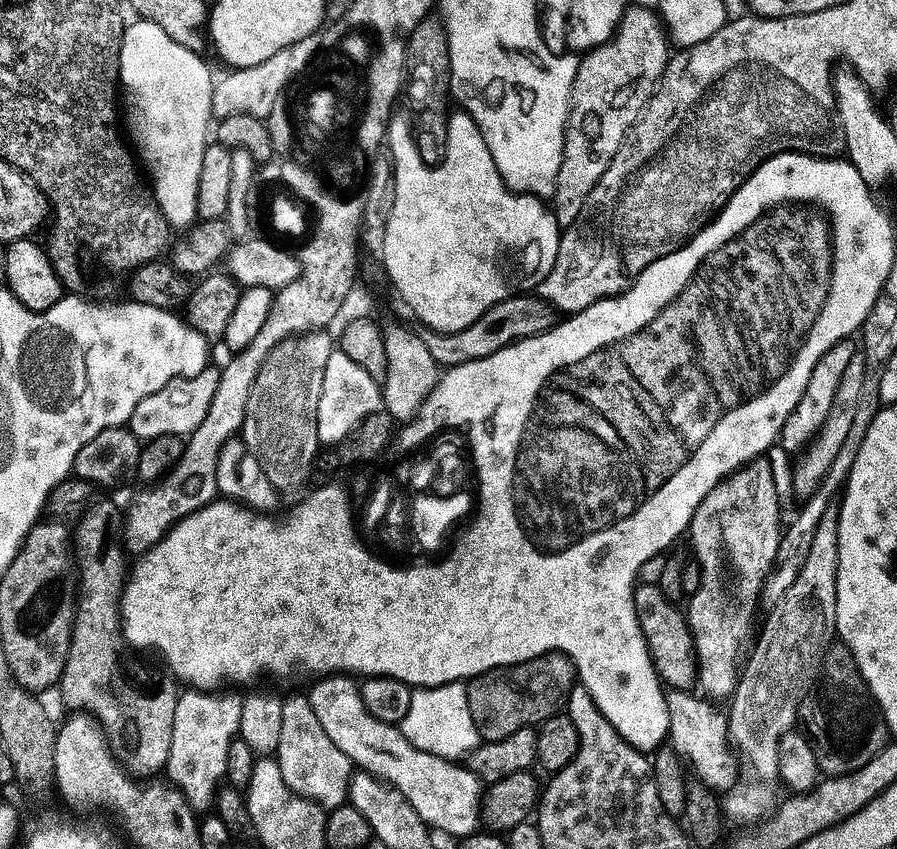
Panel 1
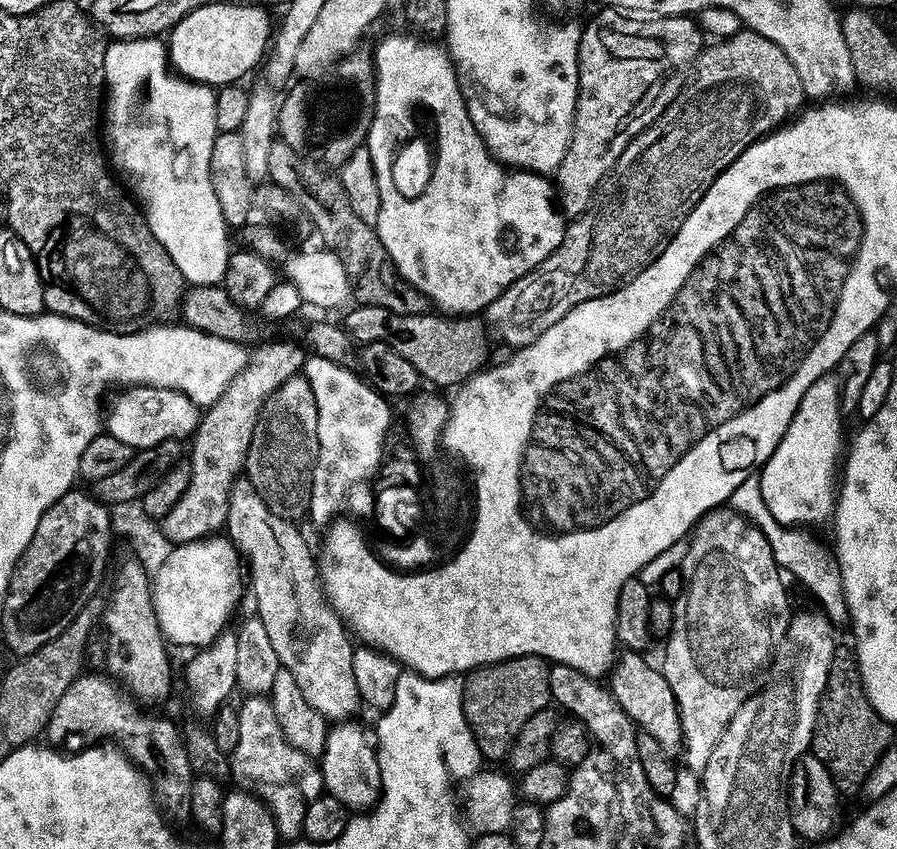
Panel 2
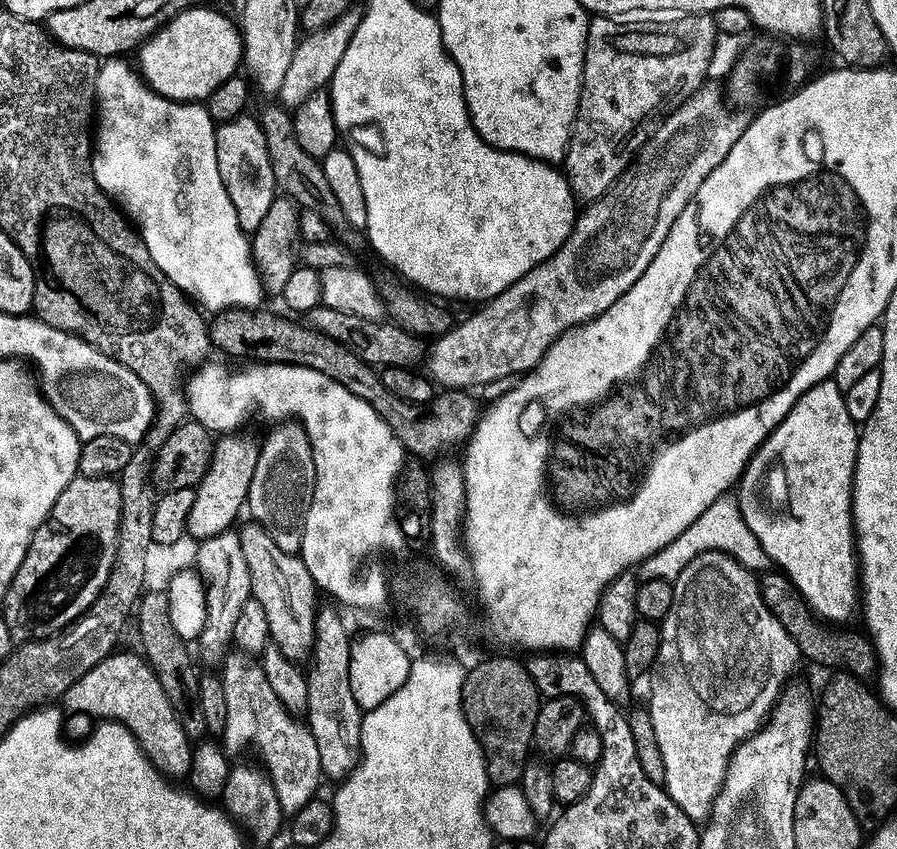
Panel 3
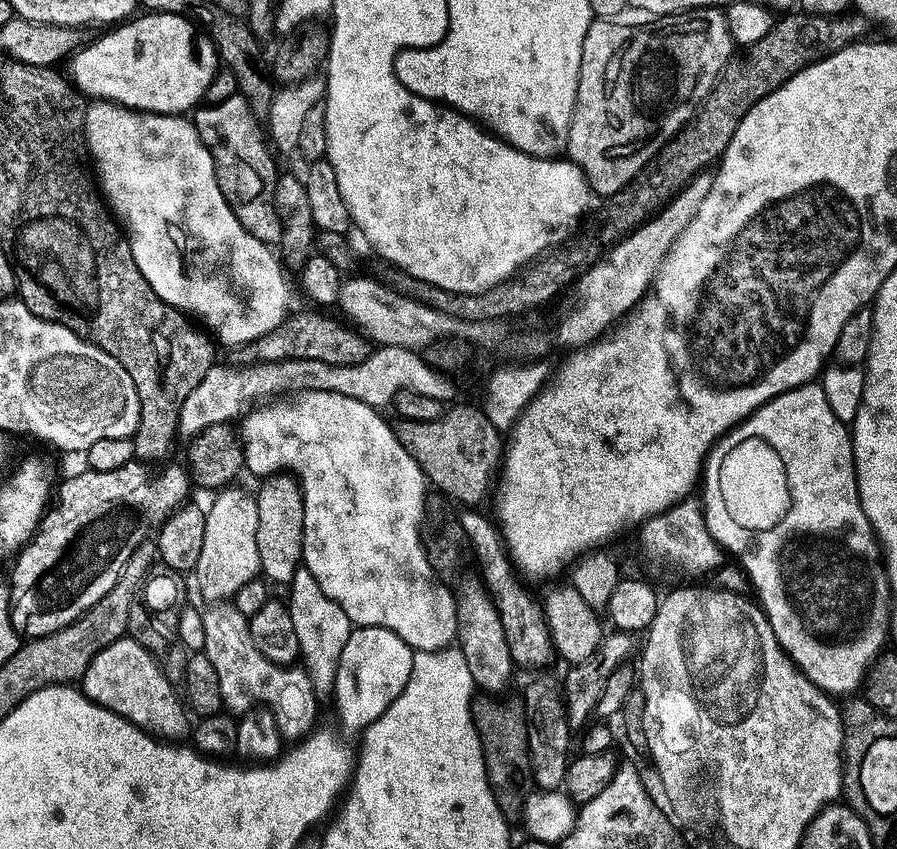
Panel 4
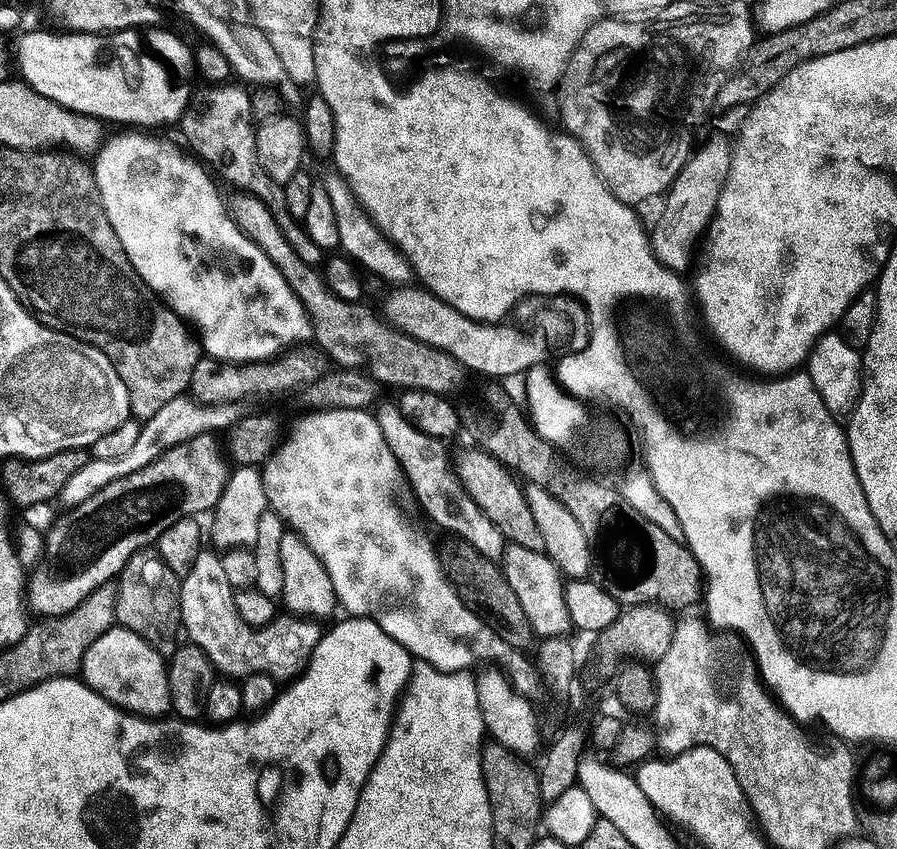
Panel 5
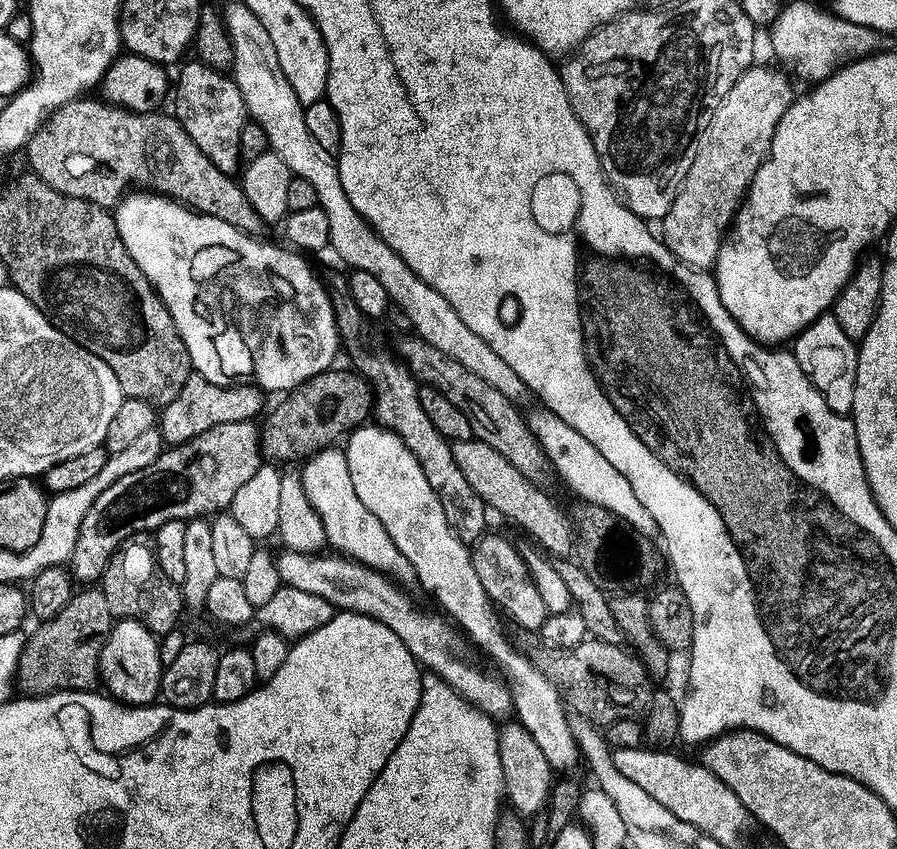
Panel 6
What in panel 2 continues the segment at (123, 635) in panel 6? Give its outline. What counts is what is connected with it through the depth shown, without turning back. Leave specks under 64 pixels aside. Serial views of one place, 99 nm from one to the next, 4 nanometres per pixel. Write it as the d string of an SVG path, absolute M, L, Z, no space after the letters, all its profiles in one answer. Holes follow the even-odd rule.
M99 674L100 676L88 675L80 675L74 682L74 686L70 686L70 690L66 690L62 702L58 702L58 710L54 710L54 718L50 718L46 729L47 739L52 739L53 741L49 741L56 746L60 746L63 740L68 740L71 736L89 736L90 739L94 740L92 742L111 742L144 773L148 783L152 785L156 802L161 809L173 821L187 821L192 815L190 794L194 794L194 782L198 777L192 770L192 763L184 745L185 737L182 732L179 732L170 721L146 713L149 711L143 710L141 705L133 700L131 695L121 685L117 684L111 676L107 674Z

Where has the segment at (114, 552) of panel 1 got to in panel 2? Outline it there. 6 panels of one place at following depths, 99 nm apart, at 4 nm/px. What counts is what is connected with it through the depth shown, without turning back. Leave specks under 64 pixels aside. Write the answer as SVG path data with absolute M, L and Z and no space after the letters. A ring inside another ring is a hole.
M135 558L128 561L116 572L116 581L112 584L112 597L107 597L102 617L102 632L104 628L104 668L117 684L130 693L133 700L141 705L164 704L172 696L172 660L168 657L170 645L164 639L164 631L156 618L152 602L152 580L147 570Z

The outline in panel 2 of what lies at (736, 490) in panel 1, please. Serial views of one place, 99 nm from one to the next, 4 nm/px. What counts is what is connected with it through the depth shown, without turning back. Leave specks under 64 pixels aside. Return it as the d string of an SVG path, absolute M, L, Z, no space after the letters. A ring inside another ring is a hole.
M717 510L708 513L696 525L686 545L687 552L684 555L684 563L682 565L684 592L674 601L676 617L674 618L672 633L666 639L668 649L664 652L662 671L680 707L680 722L684 728L682 760L685 760L696 771L696 774L703 774L710 762L710 758L714 754L714 750L718 746L718 742L722 738L722 734L726 734L726 730L730 726L730 722L734 722L738 710L742 710L742 706L748 701L749 696L753 695L754 687L752 688L752 679L760 671L761 675L769 667L770 661L778 647L778 632L776 636L776 632L772 627L775 626L776 619L788 608L788 592L780 585L782 569L776 564L775 554L772 552L772 548L769 546L766 537L763 536L756 525L749 523L748 520L743 518L741 513L733 510Z

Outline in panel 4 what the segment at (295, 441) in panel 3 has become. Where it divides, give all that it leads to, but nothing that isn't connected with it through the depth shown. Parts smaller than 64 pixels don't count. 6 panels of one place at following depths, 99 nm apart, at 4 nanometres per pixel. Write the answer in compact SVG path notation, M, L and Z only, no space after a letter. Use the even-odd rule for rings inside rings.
M281 474L269 477L263 484L262 490L257 491L256 505L258 506L258 552L260 566L267 581L273 585L291 584L295 574L300 569L303 561L303 542L304 542L304 495L299 481L290 474Z

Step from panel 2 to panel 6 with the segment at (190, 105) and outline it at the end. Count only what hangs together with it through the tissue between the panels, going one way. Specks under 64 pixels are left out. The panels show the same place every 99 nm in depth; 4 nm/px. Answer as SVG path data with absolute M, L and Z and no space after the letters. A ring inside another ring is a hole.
M144 190L141 192L144 192L141 196L128 194L120 201L114 212L116 225L122 234L122 242L126 242L126 250L130 250L130 258L134 258L134 262L138 262L142 274L146 274L146 278L152 283L153 288L162 298L162 302L170 310L170 318L174 318L174 326L178 326L178 334L186 346L189 358L192 360L195 375L222 385L251 378L265 393L282 392L281 394L289 394L316 375L327 372L337 363L335 362L336 355L342 352L342 341L340 339L340 327L336 324L332 299L328 297L328 290L323 283L315 282L316 284L312 284L312 276L314 280L313 265L309 261L308 265L303 260L305 257L299 251L287 250L288 252L283 252L282 249L275 248L272 244L263 244L262 241L256 240L260 238L255 235L230 226L230 222L222 222L214 216L203 215L163 194L151 196L148 193L151 191Z

